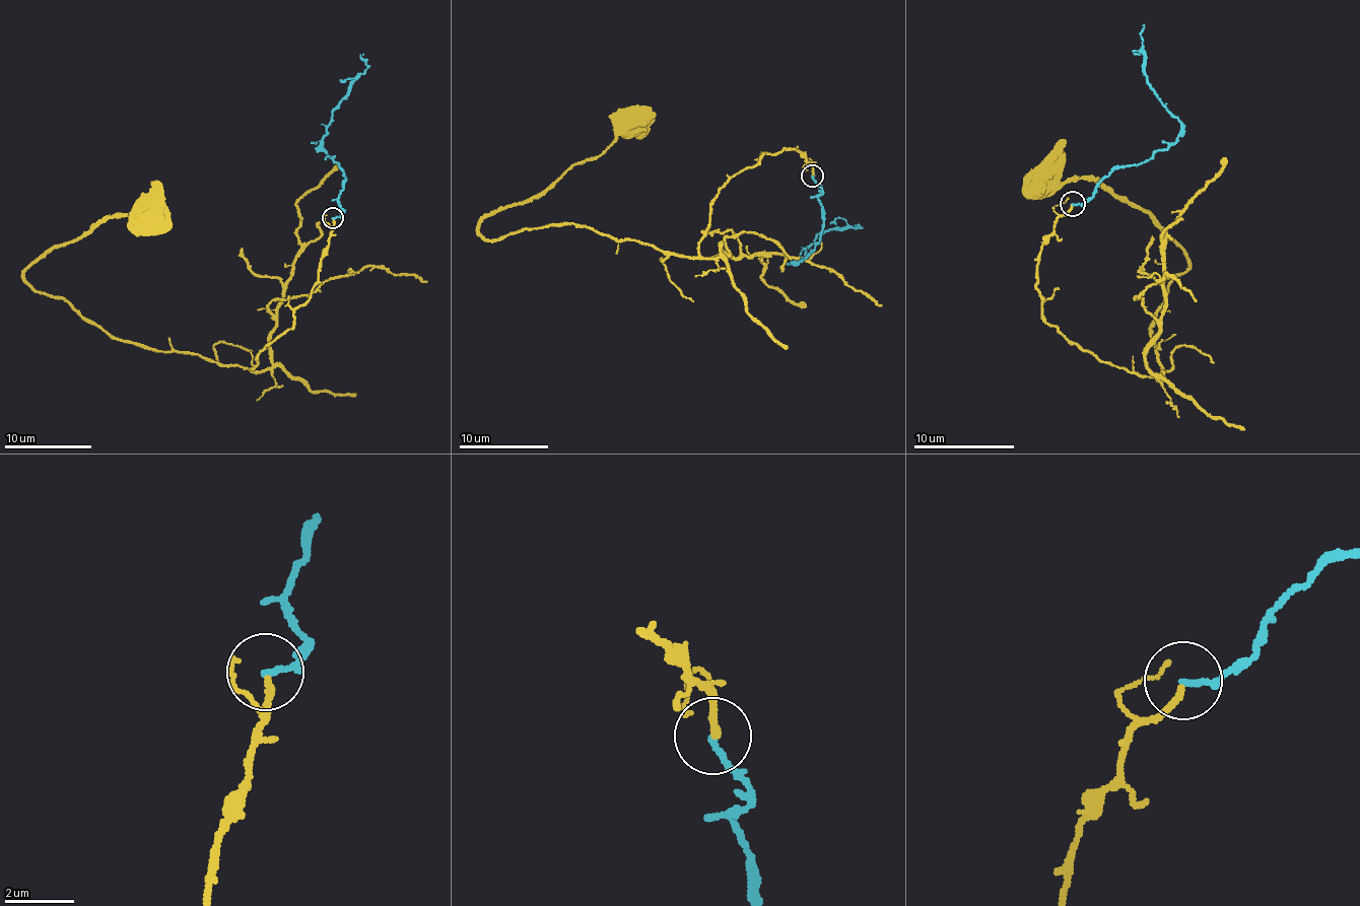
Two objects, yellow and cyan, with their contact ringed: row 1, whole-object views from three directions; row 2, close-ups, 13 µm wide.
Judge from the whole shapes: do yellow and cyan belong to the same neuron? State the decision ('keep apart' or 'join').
join

